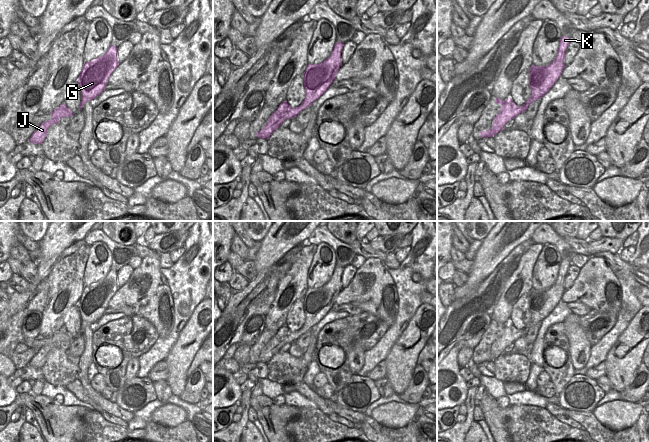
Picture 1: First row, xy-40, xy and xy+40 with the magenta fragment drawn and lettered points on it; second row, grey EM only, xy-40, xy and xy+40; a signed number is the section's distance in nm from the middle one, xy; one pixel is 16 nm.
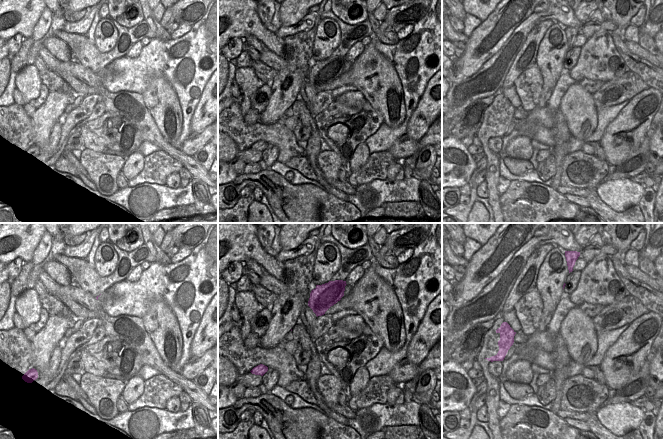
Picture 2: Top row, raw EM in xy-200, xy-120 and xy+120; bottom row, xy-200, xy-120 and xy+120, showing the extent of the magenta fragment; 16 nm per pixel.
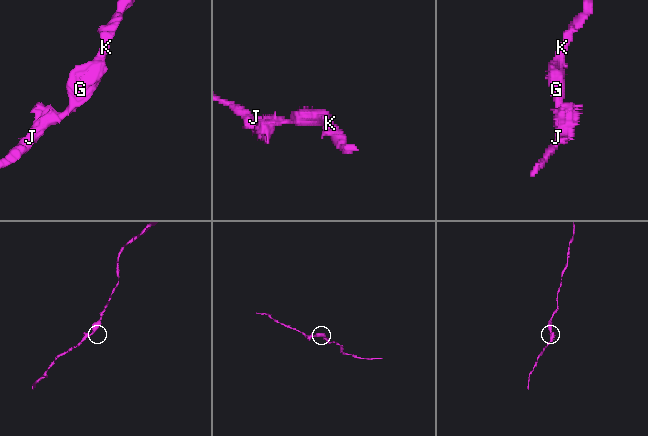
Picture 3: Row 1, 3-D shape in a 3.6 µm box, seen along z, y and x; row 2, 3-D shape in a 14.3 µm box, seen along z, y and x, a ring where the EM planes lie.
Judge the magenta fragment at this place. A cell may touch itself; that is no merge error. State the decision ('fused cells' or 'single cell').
single cell

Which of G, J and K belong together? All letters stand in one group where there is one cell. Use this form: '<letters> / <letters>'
G J K

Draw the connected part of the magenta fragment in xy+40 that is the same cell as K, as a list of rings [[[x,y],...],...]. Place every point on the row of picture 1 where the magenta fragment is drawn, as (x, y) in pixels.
[[[561,36],[555,59],[547,66],[532,65],[529,69],[531,95],[523,106],[517,106],[511,98],[506,101],[496,98],[494,103],[501,104],[501,110],[493,119],[492,128],[488,131],[480,132],[481,138],[494,137],[504,129],[504,125],[508,121],[514,119],[520,113],[525,112],[532,102],[542,98],[553,87],[565,67],[565,52],[569,42],[569,37]]]

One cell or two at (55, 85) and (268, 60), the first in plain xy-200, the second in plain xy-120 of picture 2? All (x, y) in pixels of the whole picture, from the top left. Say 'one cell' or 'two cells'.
two cells

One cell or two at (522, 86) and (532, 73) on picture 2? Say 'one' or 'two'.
one

